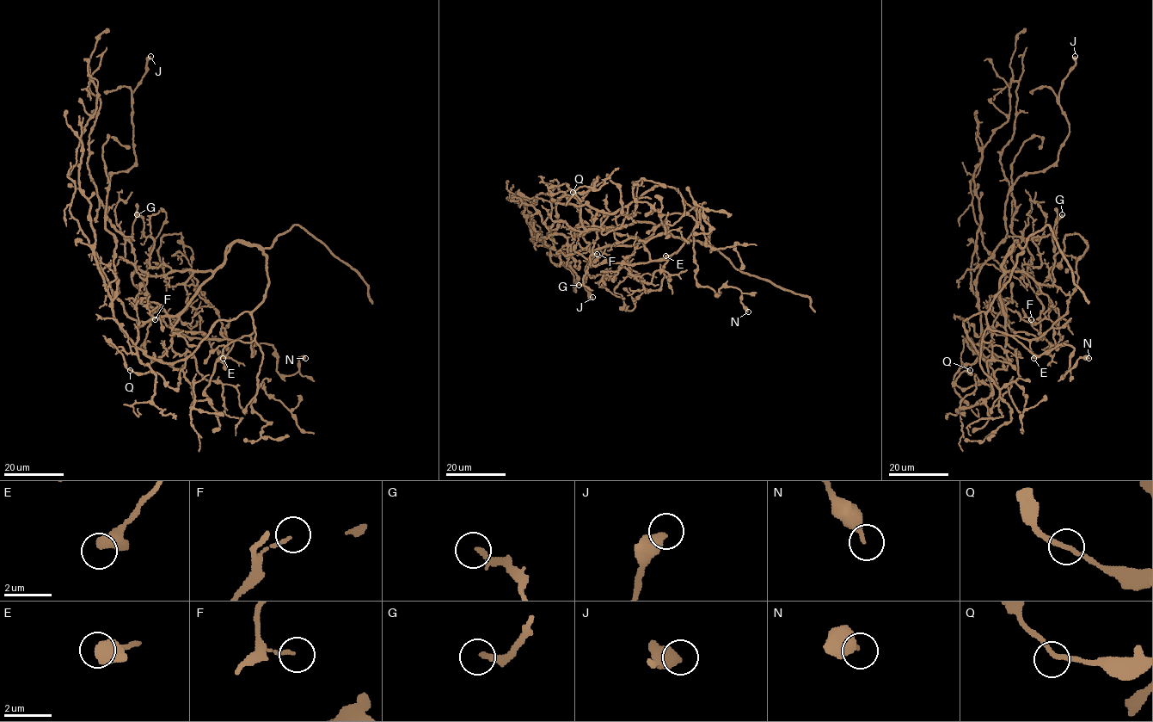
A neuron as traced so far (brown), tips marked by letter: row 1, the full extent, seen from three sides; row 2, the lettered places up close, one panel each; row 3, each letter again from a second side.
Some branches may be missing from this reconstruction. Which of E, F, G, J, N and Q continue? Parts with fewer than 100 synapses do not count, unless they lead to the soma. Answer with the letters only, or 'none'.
none

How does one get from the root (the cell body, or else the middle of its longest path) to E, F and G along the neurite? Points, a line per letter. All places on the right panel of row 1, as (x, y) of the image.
E: (1007, 343), (1007, 317), (1007, 324), (1013, 331), (1027, 332), (1038, 339), (1033, 339), (1030, 342), (1033, 358)
F: (1007, 343), (1005, 307), (1015, 311), (1029, 323), (1031, 319)
G: (1007, 343), (1000, 279), (1008, 271), (1023, 270), (1023, 264), (1041, 265), (1032, 238), (1051, 235), (1062, 214)

